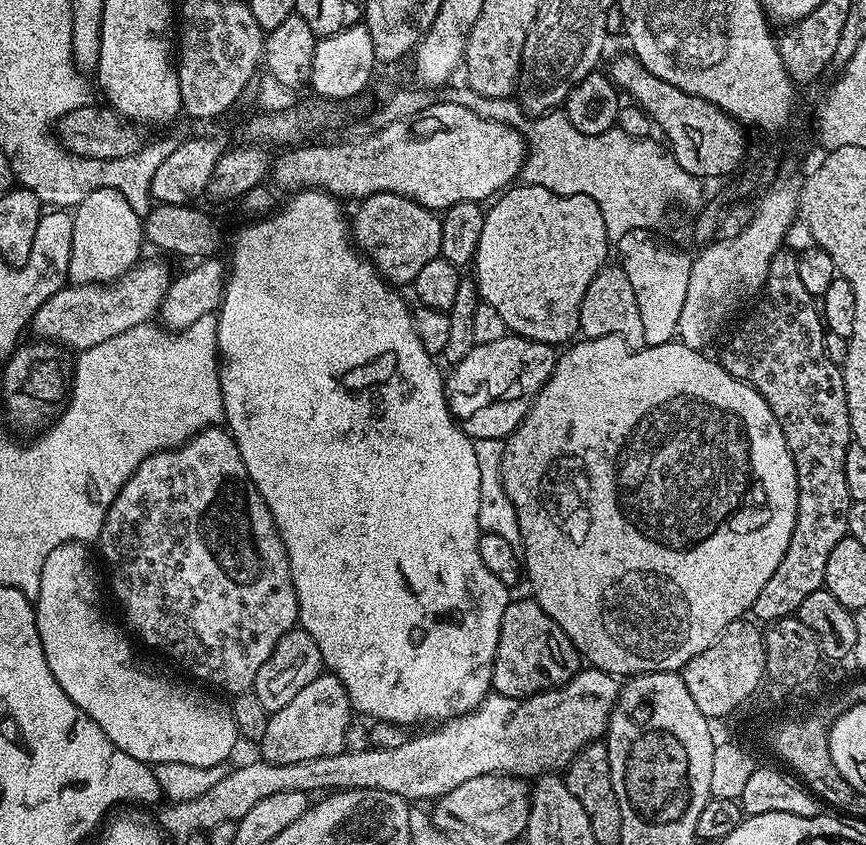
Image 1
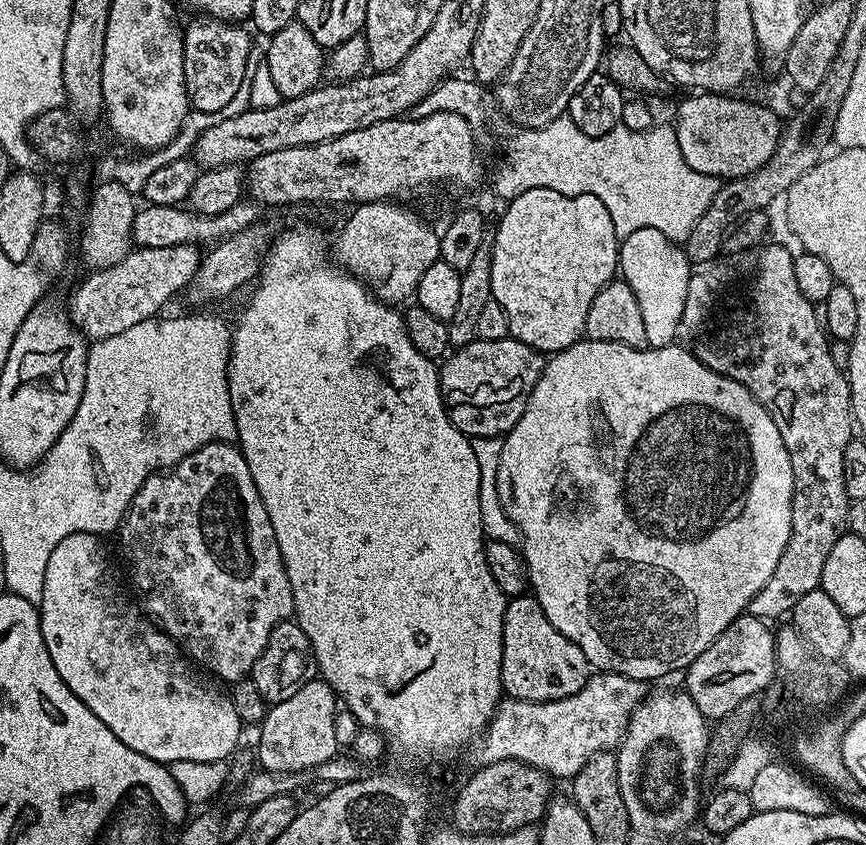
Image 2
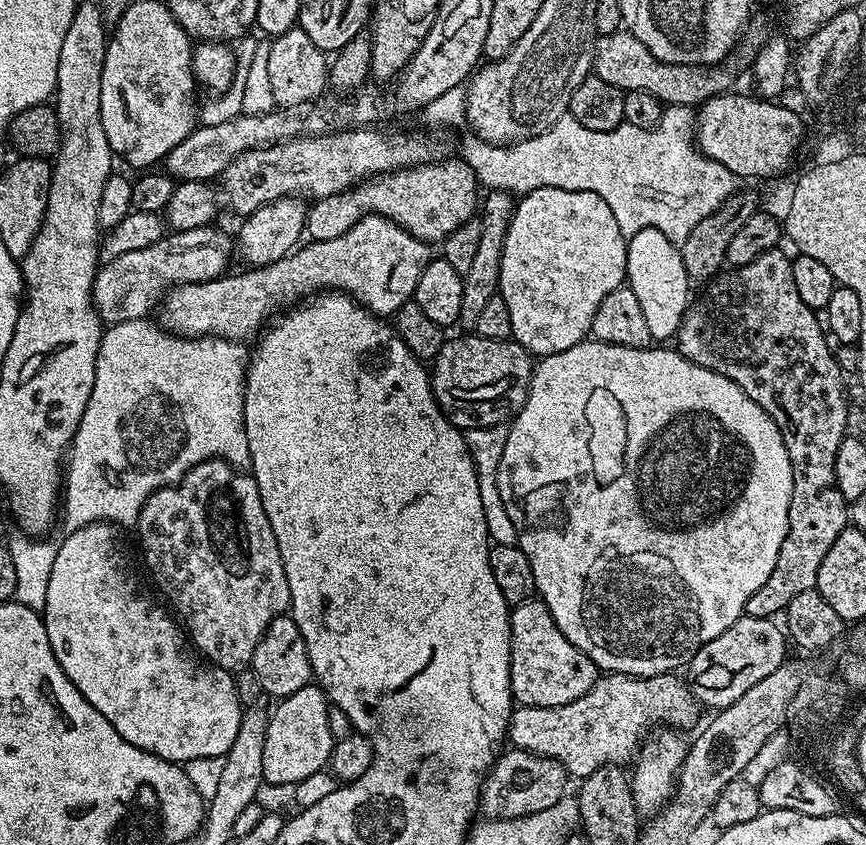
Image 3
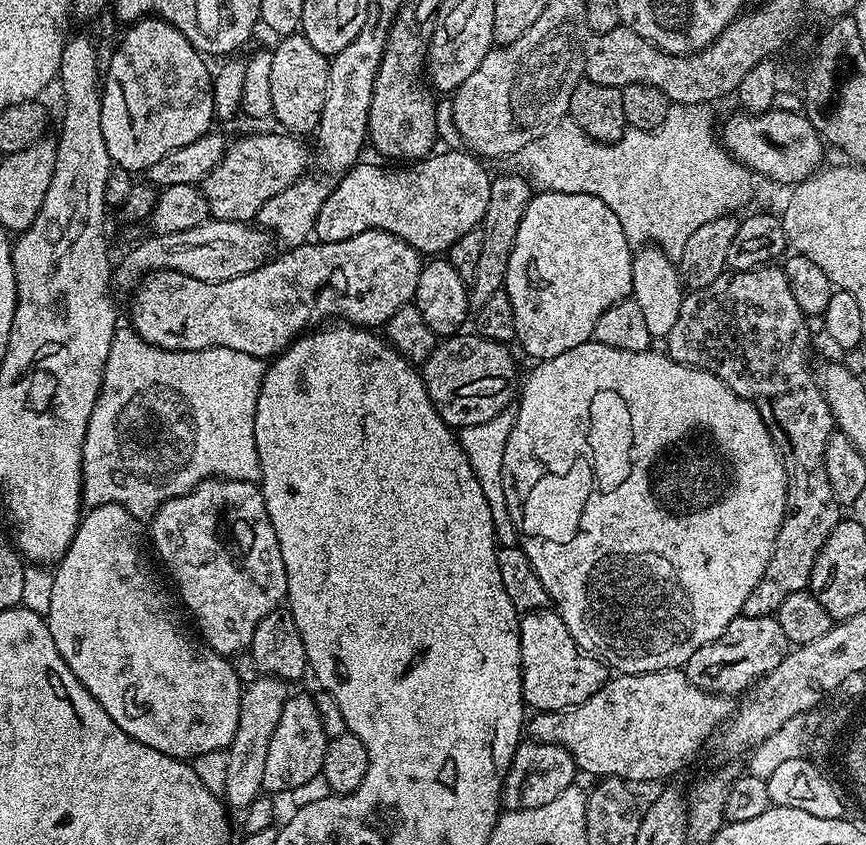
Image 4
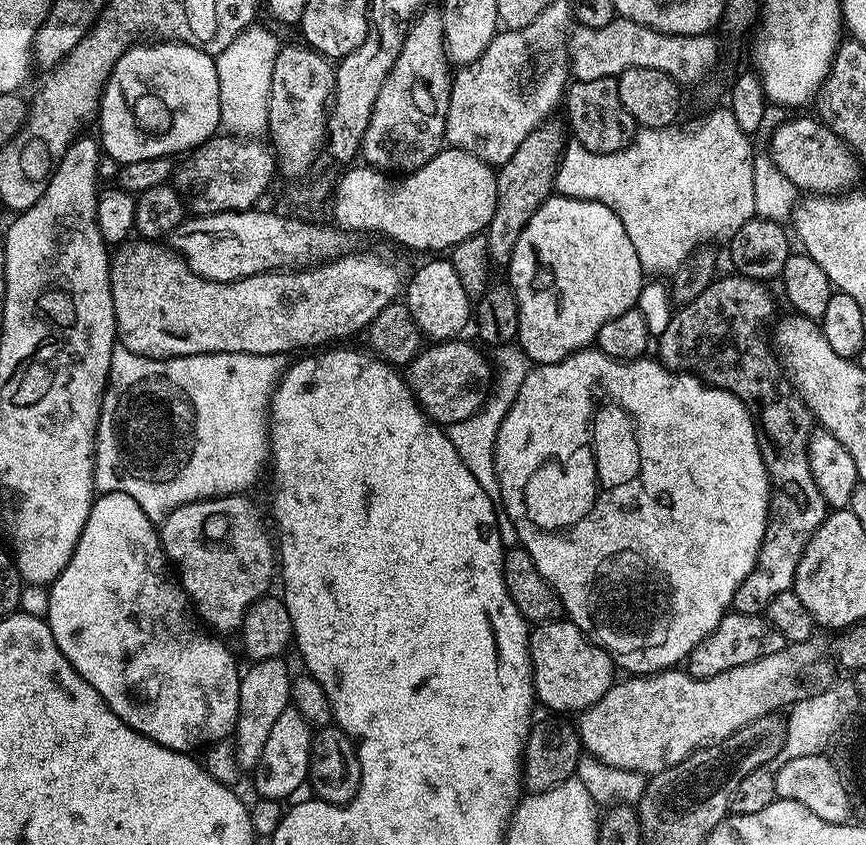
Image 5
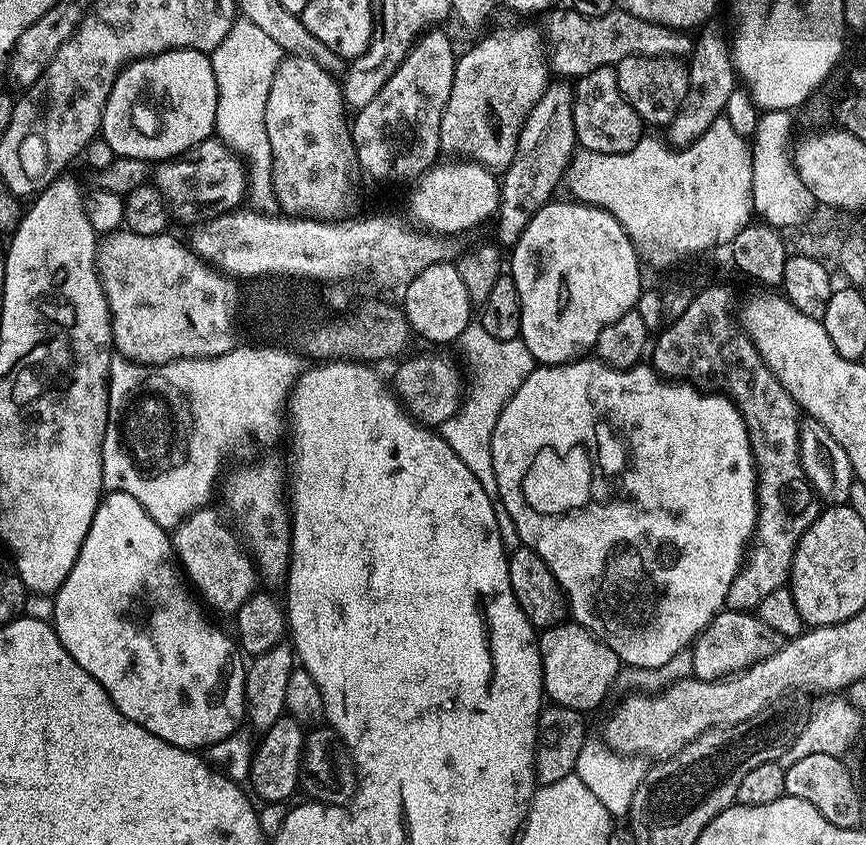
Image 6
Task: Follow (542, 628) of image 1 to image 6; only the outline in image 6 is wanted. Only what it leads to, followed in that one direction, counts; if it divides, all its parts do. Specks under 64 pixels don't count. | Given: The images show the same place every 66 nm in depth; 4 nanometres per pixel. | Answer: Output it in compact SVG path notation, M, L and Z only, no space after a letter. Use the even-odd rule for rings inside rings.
M565 622L539 633L540 662L544 679L545 697L553 705L569 708L581 714L588 714L608 696L616 675L622 669L622 662L601 640L587 632L581 624Z

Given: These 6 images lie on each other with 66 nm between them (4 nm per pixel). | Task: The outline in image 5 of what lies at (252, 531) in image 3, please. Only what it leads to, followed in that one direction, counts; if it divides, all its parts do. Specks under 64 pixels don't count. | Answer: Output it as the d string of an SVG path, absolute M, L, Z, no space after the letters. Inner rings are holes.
M244 494L214 496L207 500L195 500L178 506L159 525L160 544L164 555L180 571L179 583L188 593L195 615L209 629L220 632L232 632L243 629L244 619L256 600L263 599L273 591L272 579L278 576L278 552L274 540L268 537L264 529L264 520L256 509L256 504Z

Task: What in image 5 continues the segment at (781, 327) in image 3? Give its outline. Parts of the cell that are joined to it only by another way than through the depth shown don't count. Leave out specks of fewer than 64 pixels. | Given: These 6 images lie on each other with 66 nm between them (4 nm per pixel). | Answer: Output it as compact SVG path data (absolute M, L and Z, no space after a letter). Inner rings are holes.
M721 275L694 302L673 311L665 332L658 337L658 359L667 368L690 372L713 388L734 394L756 421L760 453L772 486L770 519L754 570L738 586L732 608L758 616L767 613L778 594L793 591L798 564L830 509L812 472L812 411L798 395L774 348L772 353L768 345L764 329L768 308L756 296L766 295L769 285L748 276L731 275Z

